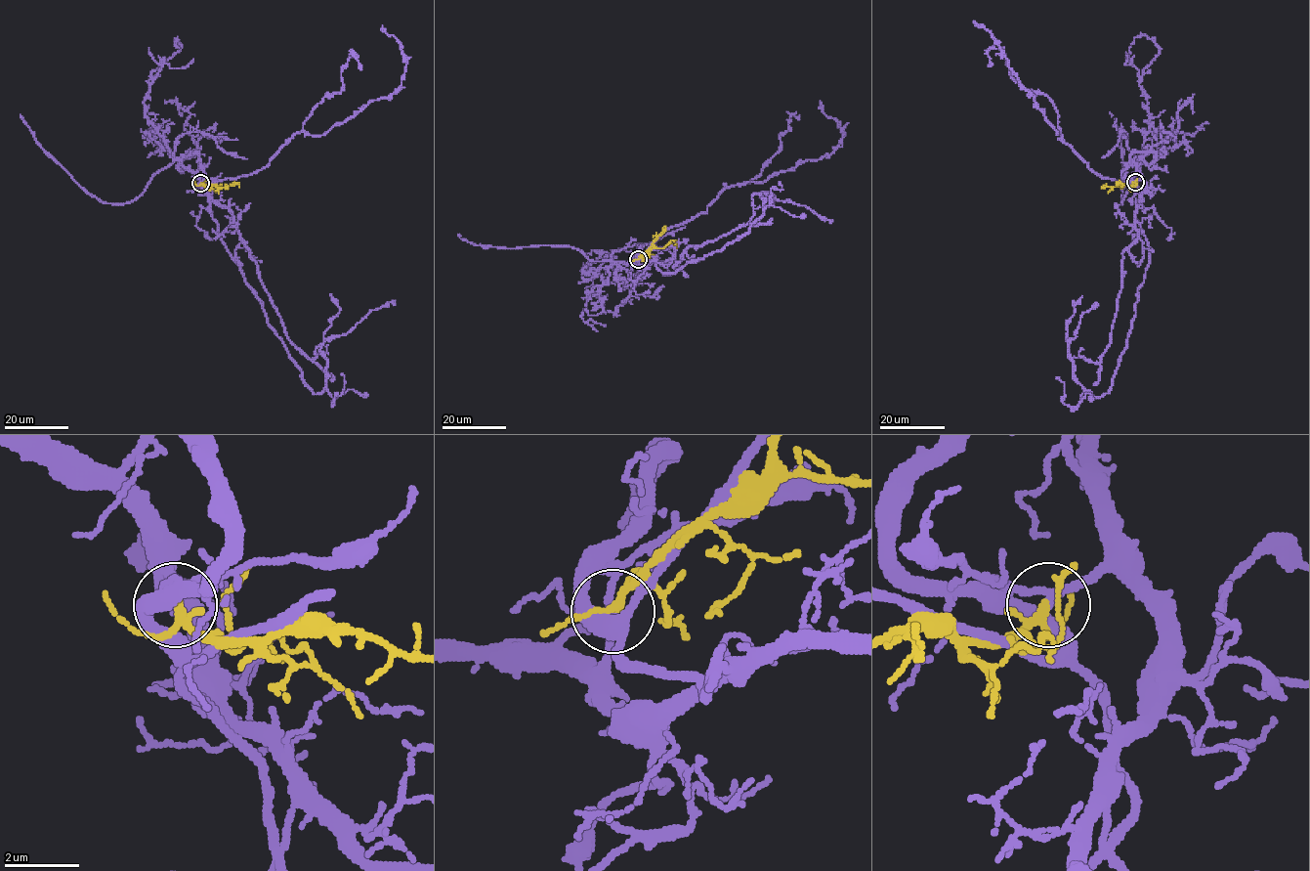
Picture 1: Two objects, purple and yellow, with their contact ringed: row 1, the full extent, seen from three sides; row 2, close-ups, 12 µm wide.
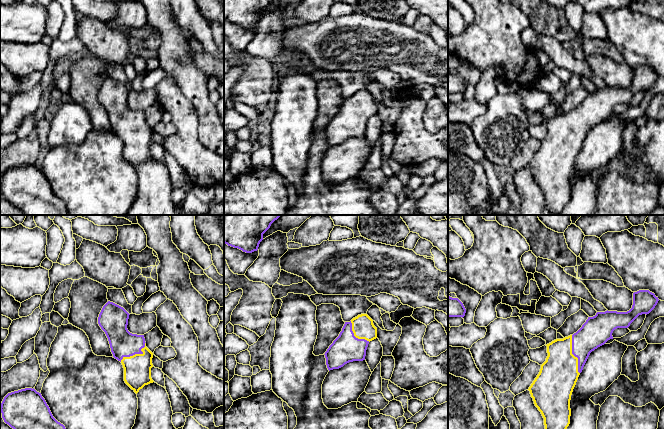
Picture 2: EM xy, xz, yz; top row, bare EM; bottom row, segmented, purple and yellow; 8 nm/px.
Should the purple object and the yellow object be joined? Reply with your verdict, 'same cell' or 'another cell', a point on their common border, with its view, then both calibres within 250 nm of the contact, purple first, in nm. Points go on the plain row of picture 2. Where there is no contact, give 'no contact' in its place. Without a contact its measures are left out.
same cell | yz (573, 130) | 240/300 nm

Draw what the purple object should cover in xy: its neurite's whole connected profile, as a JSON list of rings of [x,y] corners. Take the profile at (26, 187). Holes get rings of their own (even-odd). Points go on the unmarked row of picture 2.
[[[34,164],[8,169],[0,187],[4,198],[24,215],[69,215],[65,202],[53,193],[45,175]]]

